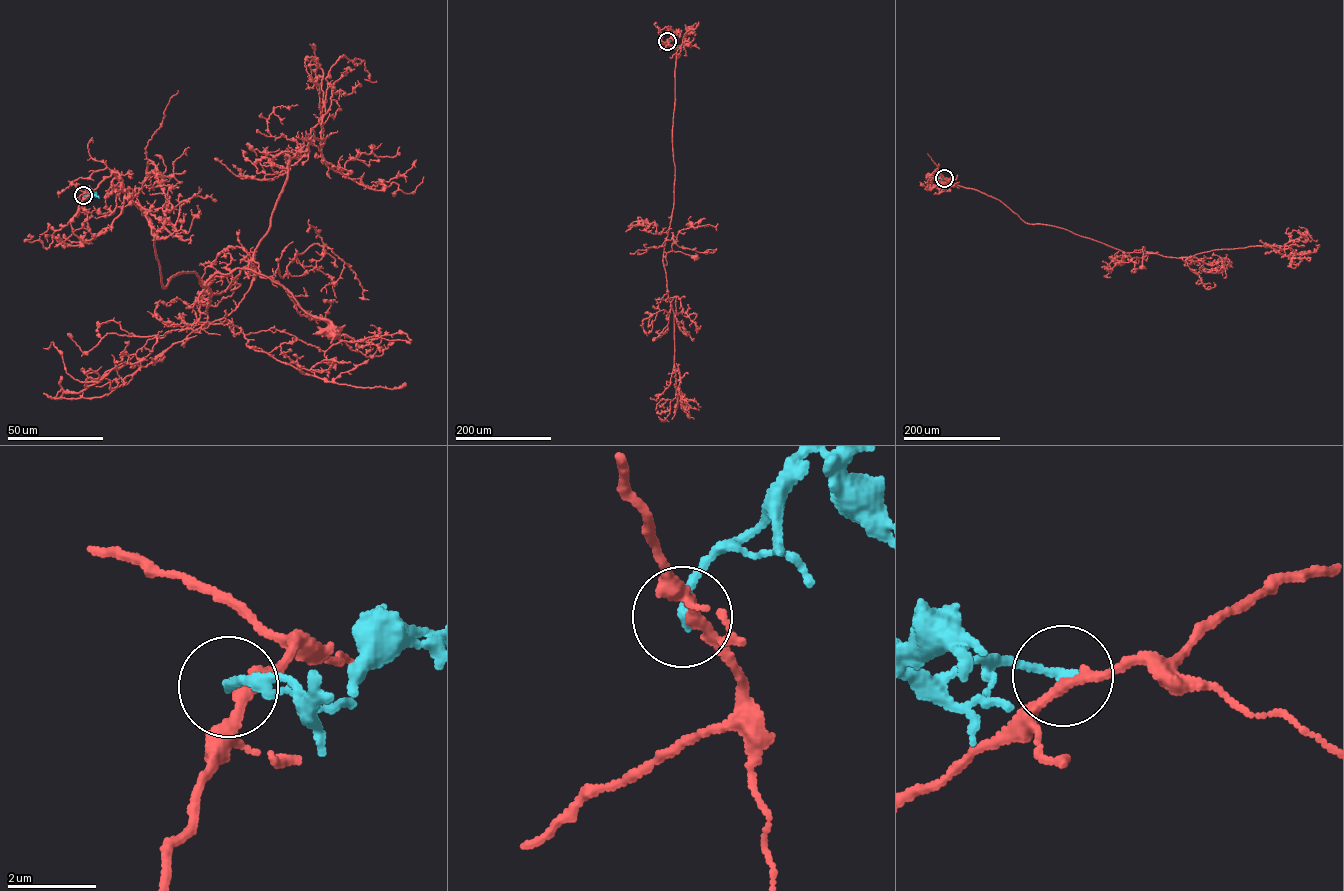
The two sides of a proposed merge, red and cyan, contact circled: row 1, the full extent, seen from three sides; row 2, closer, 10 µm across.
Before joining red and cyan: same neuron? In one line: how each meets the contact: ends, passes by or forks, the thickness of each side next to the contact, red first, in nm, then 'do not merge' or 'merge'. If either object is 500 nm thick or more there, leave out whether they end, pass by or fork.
red passes by; cyan ends; calibres 240 and 190 nm; do not merge

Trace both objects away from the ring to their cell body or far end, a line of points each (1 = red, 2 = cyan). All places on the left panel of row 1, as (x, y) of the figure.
1: (83, 195), (95, 238), (128, 191), (201, 312), (249, 268), (333, 331)
2: (83, 195), (96, 196), (95, 191)

